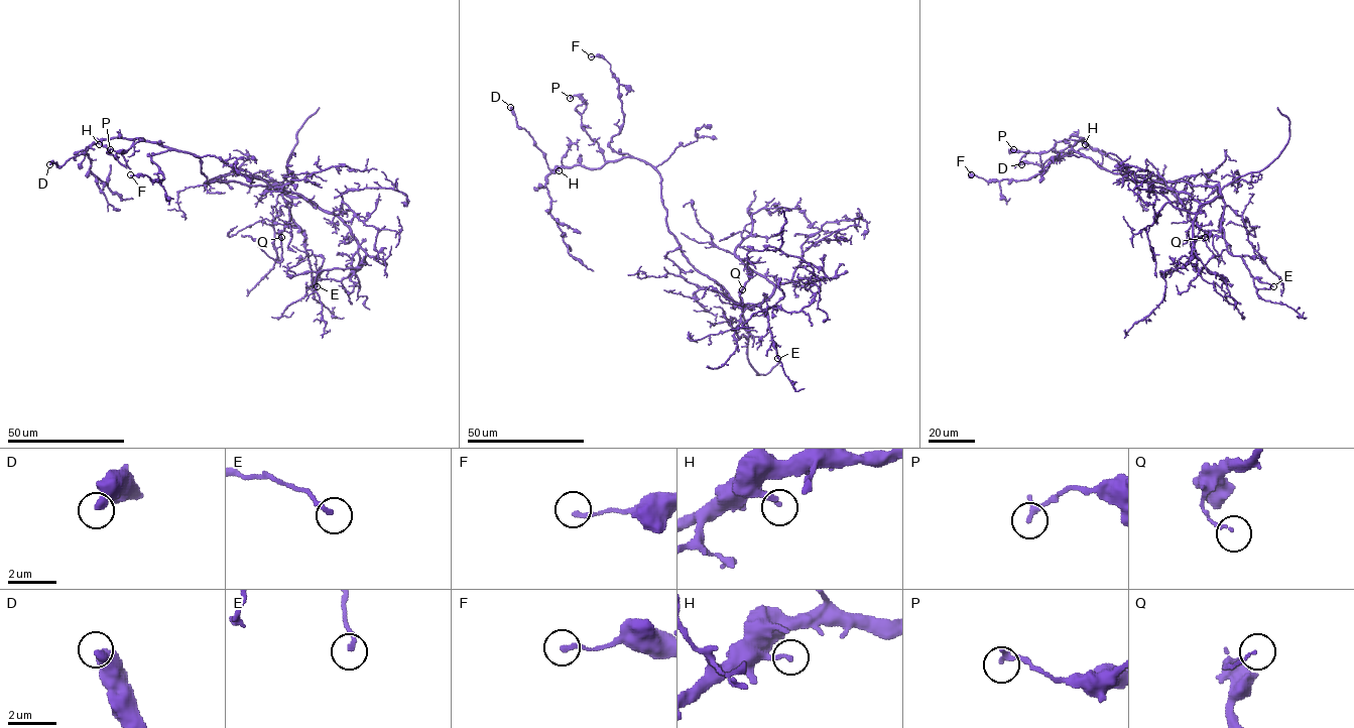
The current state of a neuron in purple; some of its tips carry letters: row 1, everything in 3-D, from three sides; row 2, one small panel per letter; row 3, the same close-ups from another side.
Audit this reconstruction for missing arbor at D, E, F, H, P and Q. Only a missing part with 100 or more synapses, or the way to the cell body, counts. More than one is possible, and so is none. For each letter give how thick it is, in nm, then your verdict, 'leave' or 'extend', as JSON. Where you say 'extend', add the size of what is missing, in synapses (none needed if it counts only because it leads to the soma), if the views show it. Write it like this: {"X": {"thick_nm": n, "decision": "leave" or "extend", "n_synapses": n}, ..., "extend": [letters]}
{"D": {"thick_nm": 400, "decision": "leave"}, "E": {"thick_nm": 160, "decision": "leave"}, "F": {"thick_nm": 200, "decision": "leave"}, "H": {"thick_nm": 160, "decision": "leave"}, "P": {"thick_nm": 240, "decision": "leave"}, "Q": {"thick_nm": 110, "decision": "leave"}, "extend": []}

